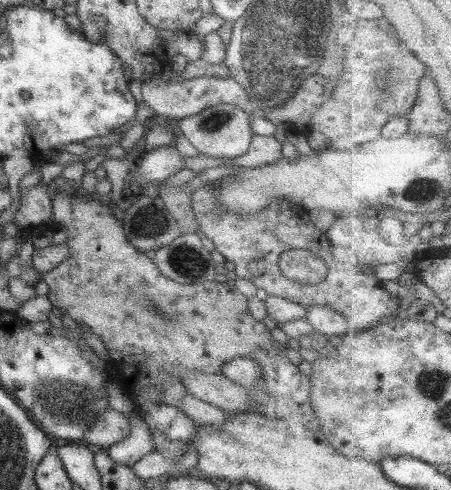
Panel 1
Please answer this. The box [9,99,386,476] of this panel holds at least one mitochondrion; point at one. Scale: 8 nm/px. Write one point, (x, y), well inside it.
(68, 402)

